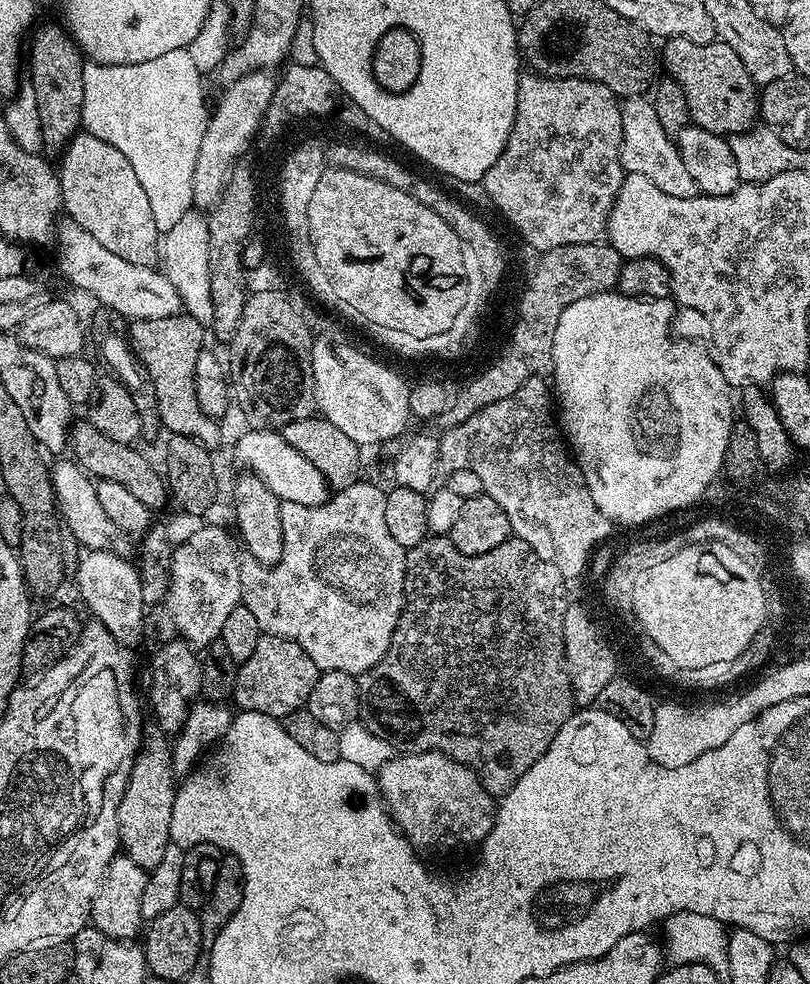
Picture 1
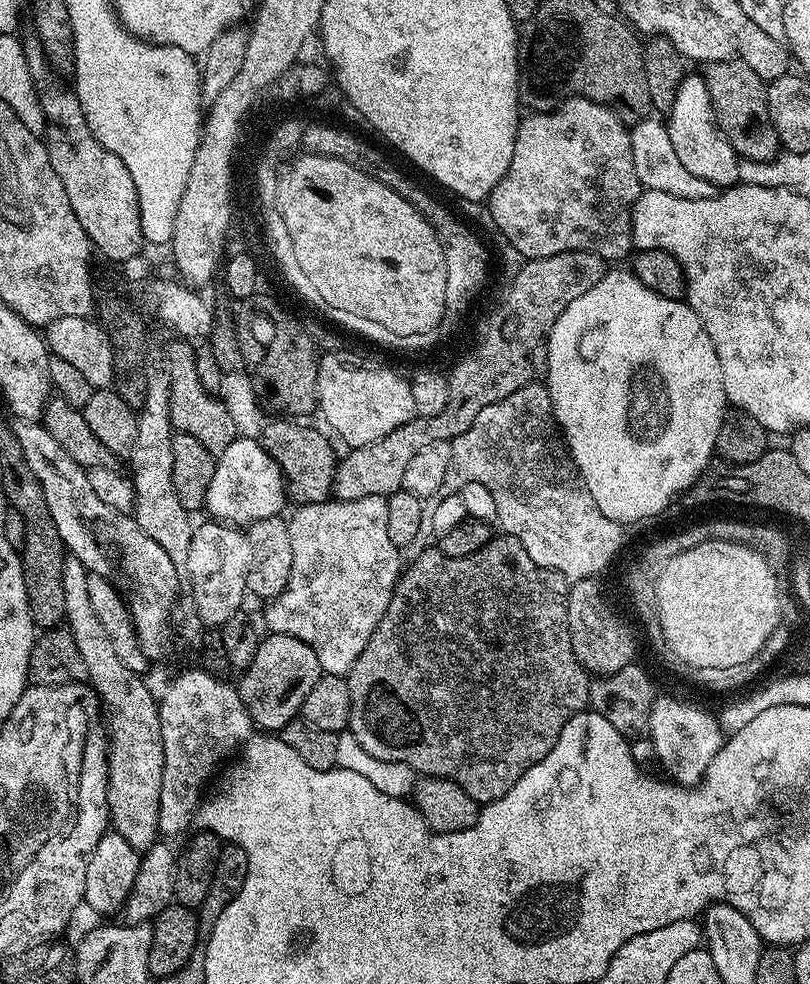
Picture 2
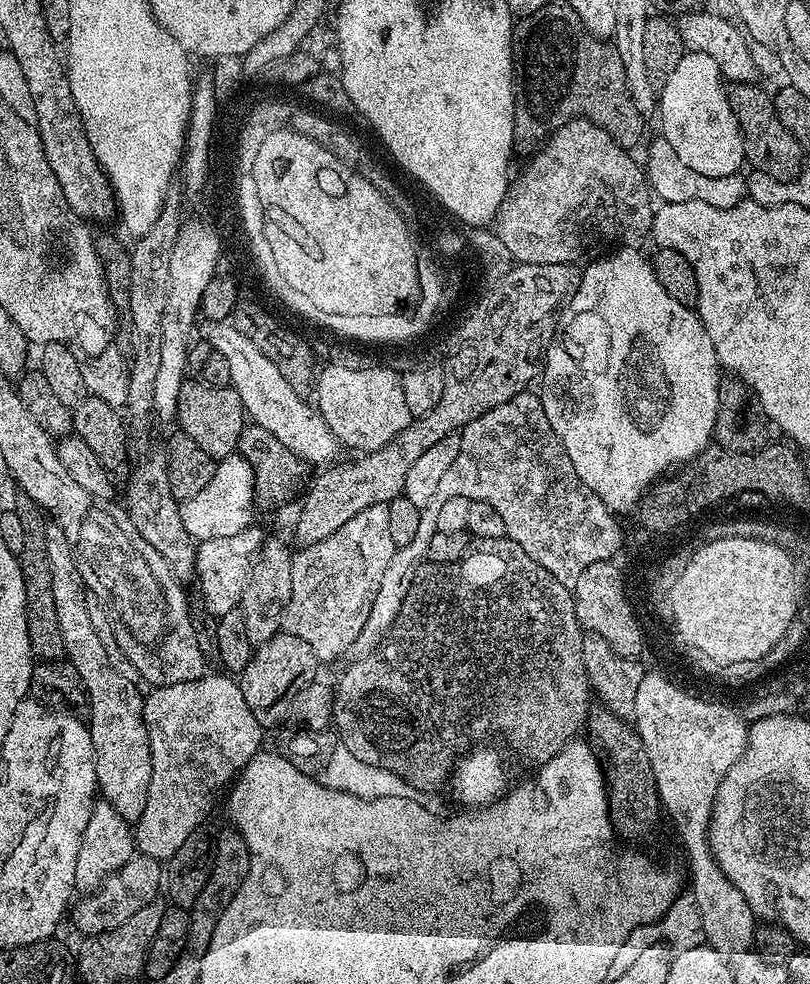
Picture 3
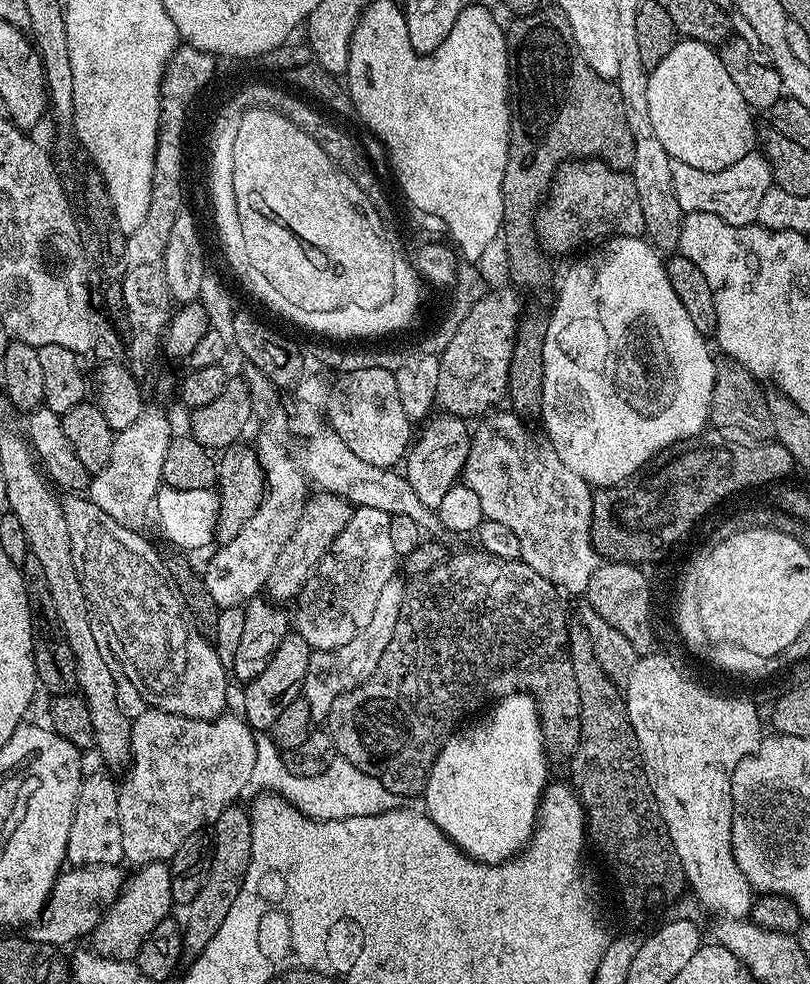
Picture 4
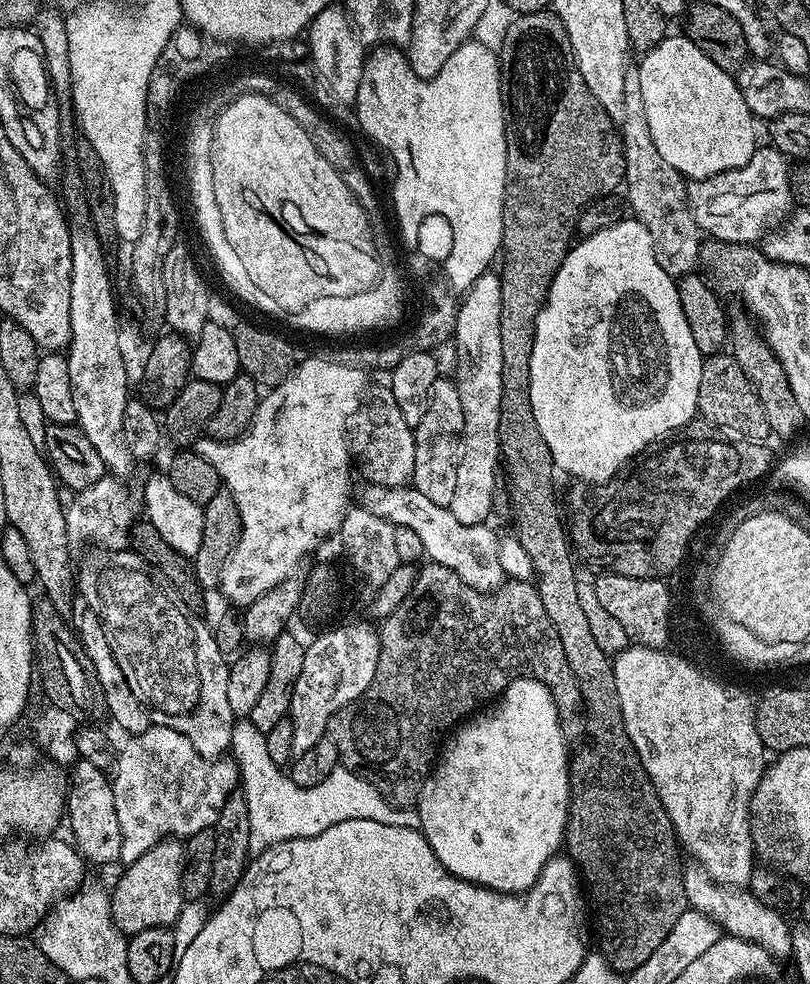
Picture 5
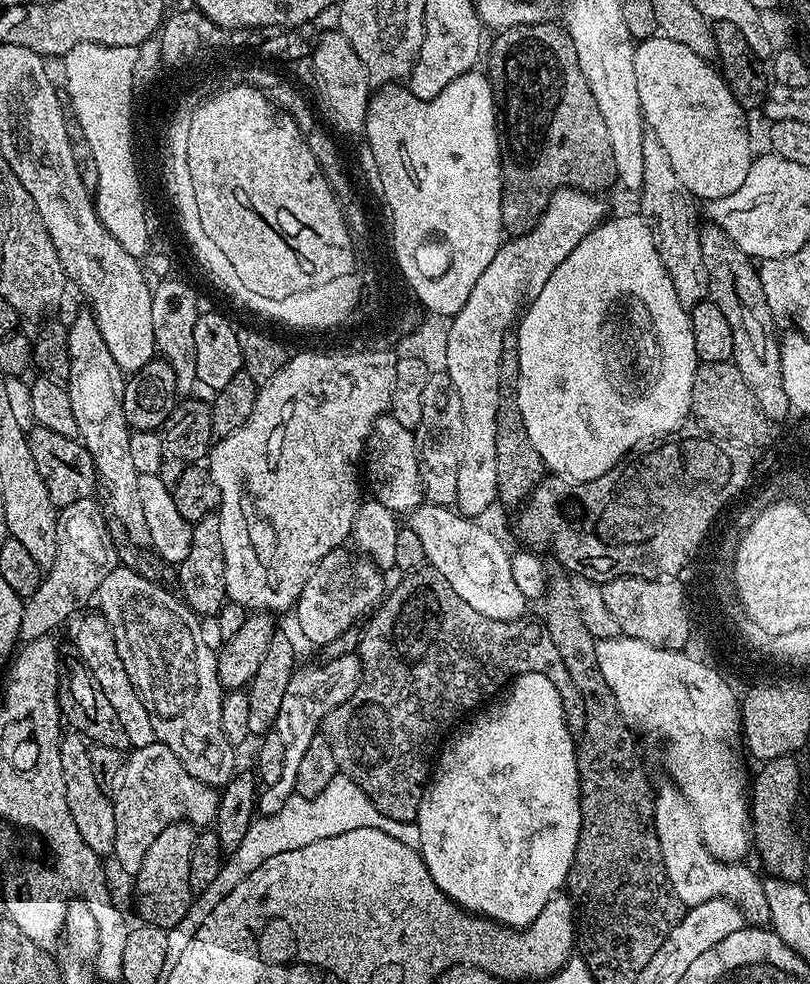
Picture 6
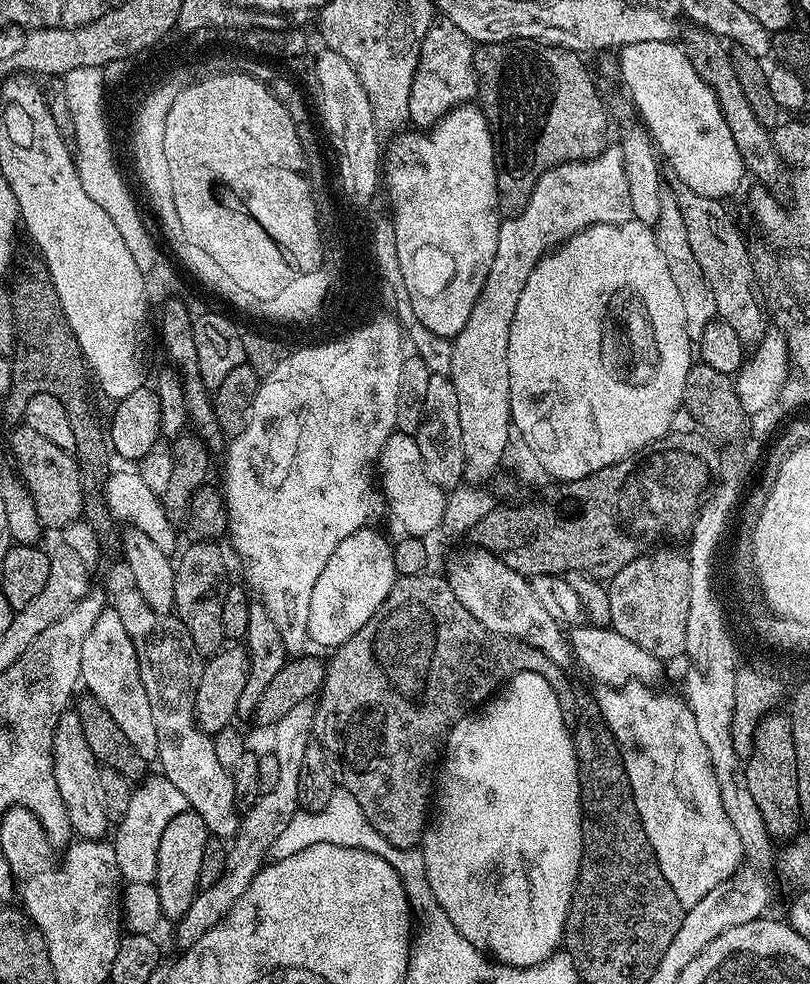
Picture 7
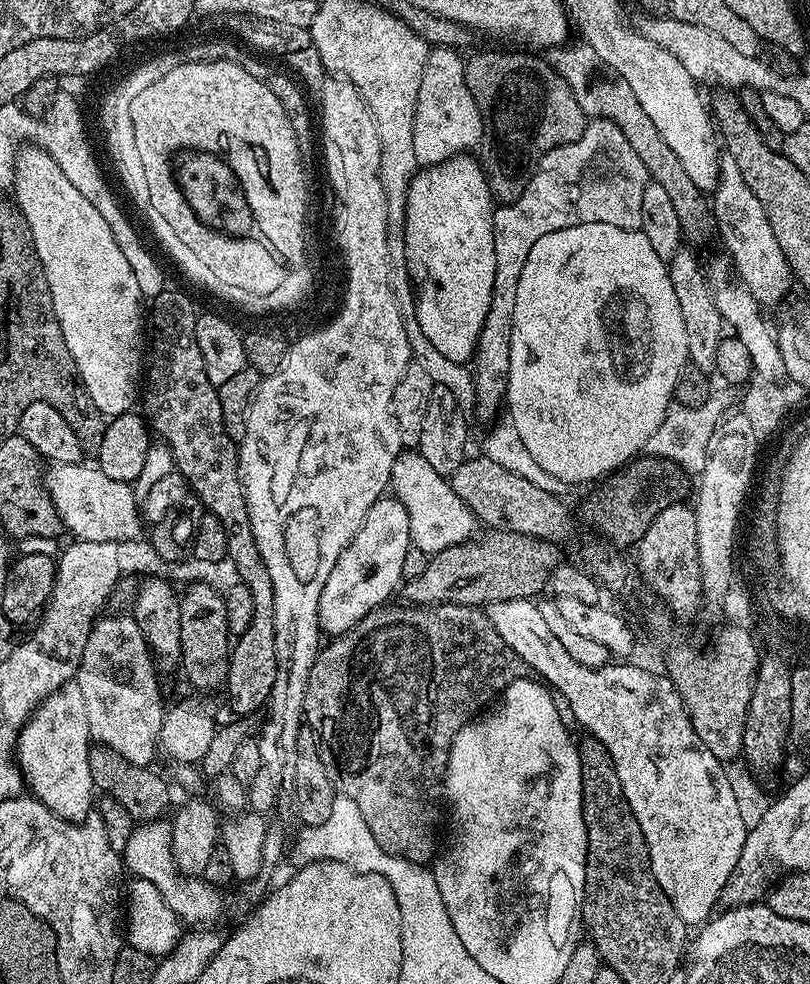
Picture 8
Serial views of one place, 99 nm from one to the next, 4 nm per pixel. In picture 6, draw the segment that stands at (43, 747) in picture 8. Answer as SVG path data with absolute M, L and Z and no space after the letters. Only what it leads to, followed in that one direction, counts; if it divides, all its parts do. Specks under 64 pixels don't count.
M72 730L61 735L60 753L66 782L66 802L70 802L70 814L74 814L74 822L78 825L80 840L86 842L88 850L96 852L101 858L108 858L115 850L113 801L109 793L98 782L98 778L94 778L94 770L90 770L88 749L89 745L79 732Z

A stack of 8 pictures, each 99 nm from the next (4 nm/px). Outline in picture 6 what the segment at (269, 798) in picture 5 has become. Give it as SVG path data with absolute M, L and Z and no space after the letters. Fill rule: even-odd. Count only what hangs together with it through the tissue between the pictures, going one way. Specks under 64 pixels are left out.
M338 774L312 800L302 800L293 798L288 800L276 812L265 815L263 818L253 820L250 830L246 830L246 838L242 838L242 846L238 846L235 853L229 855L224 861L222 870L214 882L210 882L208 887L208 896L216 900L220 892L234 890L238 882L250 875L266 858L274 858L274 854L286 854L286 850L298 850L302 846L310 846L322 838L334 838L338 834L346 834L346 830L358 830L359 828L377 828L382 830L390 838L398 838L406 846L419 849L420 835L418 826L411 820L395 820L386 818L374 802L349 776ZM264 819L264 820L263 820Z

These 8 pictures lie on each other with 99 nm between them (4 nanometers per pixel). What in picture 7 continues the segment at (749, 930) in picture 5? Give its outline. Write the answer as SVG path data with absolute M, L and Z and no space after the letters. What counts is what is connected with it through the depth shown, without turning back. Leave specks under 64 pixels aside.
M629 682L619 686L600 686L597 687L596 704L600 707L597 708L599 716L604 719L606 726L614 734L614 738L620 747L620 757L626 766L626 774L630 778L630 790L634 794L634 802L638 806L638 814L642 818L642 826L646 830L646 838L650 838L650 846L658 858L658 866L662 866L662 874L666 878L666 882L670 882L670 890L674 890L674 894L678 894L678 902L682 902L685 909L690 909L700 901L700 897L710 894L710 890L714 890L714 886L718 886L718 882L722 882L734 875L741 867L745 855L742 850L742 842L738 838L738 830L734 830L734 822L730 822L730 818L726 814L726 806L722 806L722 798L720 797L718 782L710 762L710 754L706 750L706 742L702 742L702 737L698 734L698 722L694 722L694 714L690 710L688 701L684 699L683 695L676 693L675 696L672 692L659 692L658 689L652 687L656 686L648 682Z

